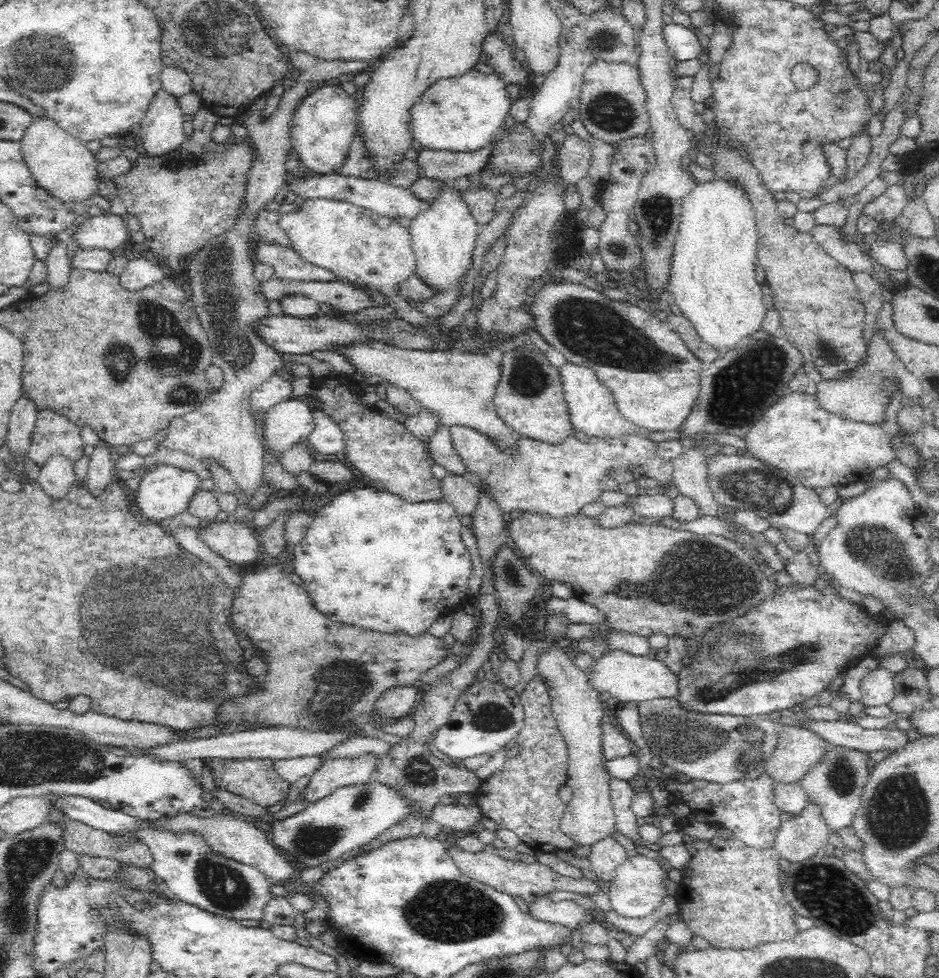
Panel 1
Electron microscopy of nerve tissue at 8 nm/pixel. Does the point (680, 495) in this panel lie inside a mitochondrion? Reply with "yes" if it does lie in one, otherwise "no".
no

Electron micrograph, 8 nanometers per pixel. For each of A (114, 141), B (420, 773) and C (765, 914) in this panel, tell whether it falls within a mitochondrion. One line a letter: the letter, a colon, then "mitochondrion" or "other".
A: other
B: mitochondrion
C: other

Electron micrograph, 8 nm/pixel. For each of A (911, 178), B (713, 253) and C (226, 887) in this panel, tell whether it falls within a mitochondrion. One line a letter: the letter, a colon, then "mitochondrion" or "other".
A: other
B: other
C: mitochondrion

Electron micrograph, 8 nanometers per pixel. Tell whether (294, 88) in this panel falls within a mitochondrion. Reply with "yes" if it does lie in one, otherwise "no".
no

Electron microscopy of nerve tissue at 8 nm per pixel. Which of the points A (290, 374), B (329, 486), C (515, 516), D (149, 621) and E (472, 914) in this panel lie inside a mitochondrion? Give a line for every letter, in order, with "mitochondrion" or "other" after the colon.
A: other
B: other
C: other
D: mitochondrion
E: mitochondrion

